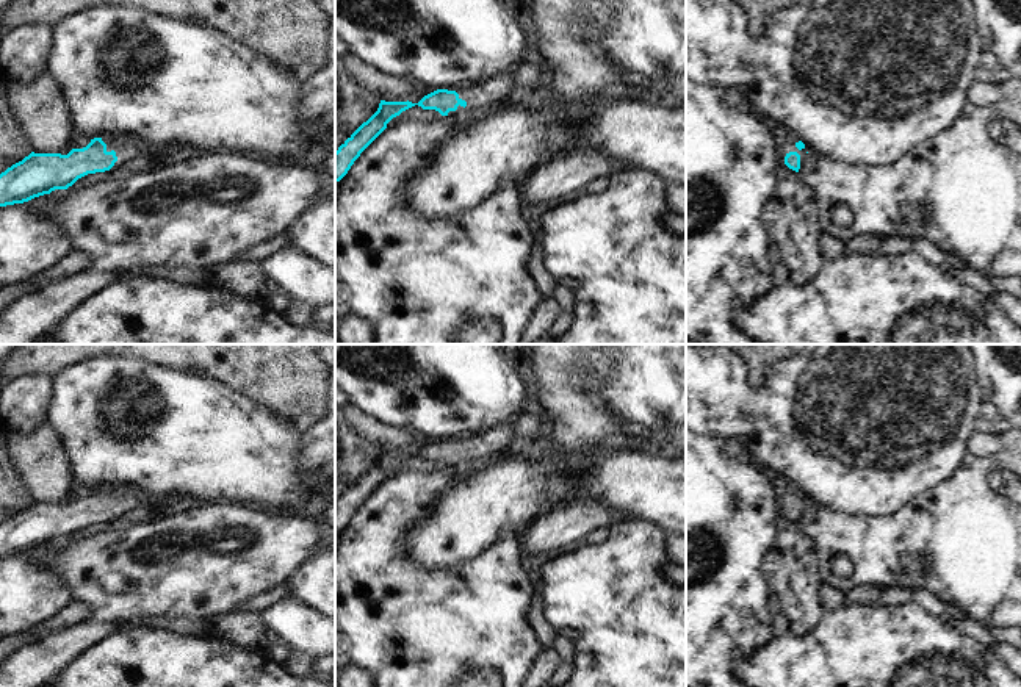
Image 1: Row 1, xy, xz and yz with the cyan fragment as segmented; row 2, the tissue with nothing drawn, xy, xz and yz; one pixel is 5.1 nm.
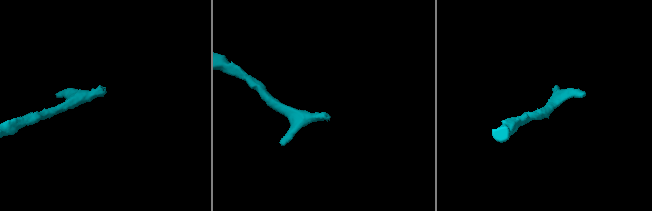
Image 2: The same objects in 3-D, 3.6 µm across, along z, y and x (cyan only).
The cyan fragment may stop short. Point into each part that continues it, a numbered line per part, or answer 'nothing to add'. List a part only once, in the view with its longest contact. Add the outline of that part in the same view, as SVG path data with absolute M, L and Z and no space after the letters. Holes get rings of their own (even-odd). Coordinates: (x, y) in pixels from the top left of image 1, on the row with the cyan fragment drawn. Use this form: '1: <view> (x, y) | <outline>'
1: xz (490, 93) | M514 69L504 74L495 74L481 83L446 88L448 91L456 91L459 99L467 102L465 108L459 105L457 110L449 111L448 116L467 116L485 111L487 106L498 106L515 88Z

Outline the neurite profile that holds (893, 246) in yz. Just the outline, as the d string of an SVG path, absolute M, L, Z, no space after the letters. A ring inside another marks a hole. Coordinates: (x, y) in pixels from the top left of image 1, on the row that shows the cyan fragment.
M891 236L883 243L878 252L896 257L910 250L915 250L915 241L911 238Z

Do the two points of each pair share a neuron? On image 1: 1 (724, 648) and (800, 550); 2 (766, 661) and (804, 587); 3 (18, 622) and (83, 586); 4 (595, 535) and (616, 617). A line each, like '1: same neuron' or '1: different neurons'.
1: different neurons
2: different neurons
3: different neurons
4: different neurons

